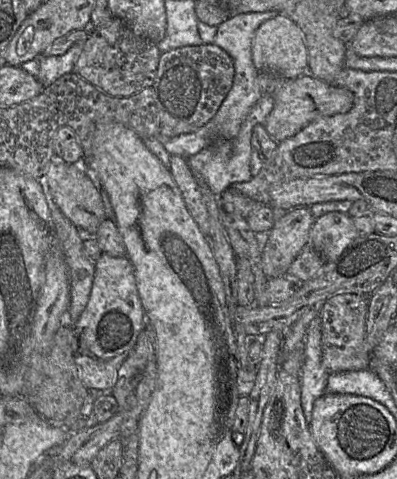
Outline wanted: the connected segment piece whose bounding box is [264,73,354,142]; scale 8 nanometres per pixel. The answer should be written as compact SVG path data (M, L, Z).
M308 73L287 80L272 97L274 106L264 127L276 142L295 136L317 118L347 113L354 105L354 95L349 89L326 83Z

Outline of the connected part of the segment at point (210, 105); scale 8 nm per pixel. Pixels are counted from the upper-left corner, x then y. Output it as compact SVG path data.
M215 43L185 46L162 53L153 85L157 95L160 134L172 138L194 133L206 125L232 88L234 75L232 58Z

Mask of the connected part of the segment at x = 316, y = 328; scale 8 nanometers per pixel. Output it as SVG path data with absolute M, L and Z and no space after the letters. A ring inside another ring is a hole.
M319 315L310 324L305 340L304 363L300 375L301 403L306 422L312 421L314 403L326 393L329 372L322 363Z

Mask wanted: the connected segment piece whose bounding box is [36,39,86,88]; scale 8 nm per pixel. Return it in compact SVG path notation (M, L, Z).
M83 39L74 43L67 52L62 55L41 55L37 58L40 70L36 78L44 88L54 83L63 75L73 72L85 41L86 39Z

